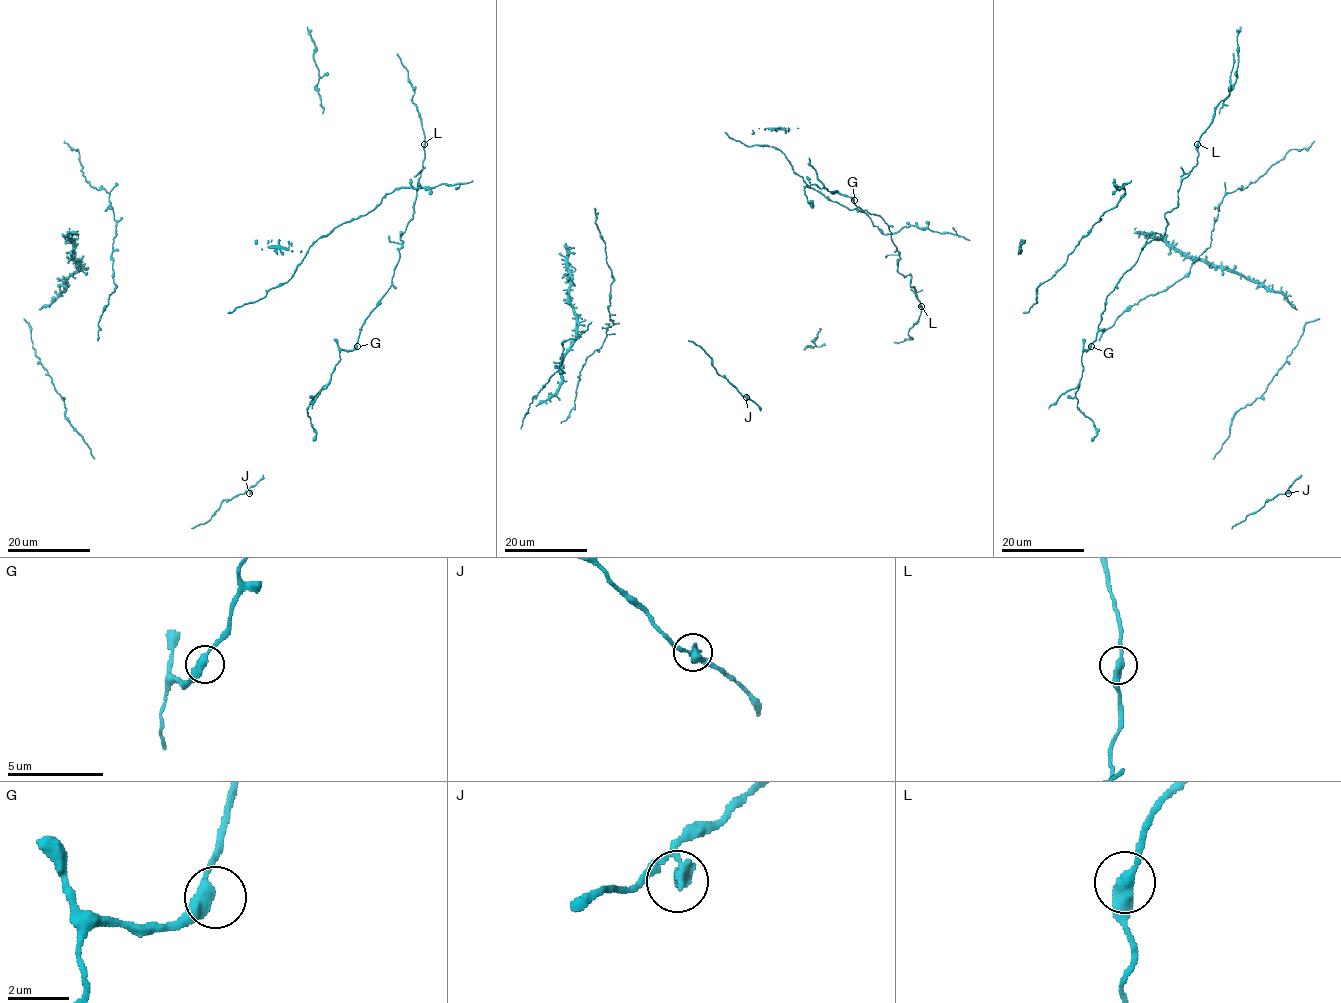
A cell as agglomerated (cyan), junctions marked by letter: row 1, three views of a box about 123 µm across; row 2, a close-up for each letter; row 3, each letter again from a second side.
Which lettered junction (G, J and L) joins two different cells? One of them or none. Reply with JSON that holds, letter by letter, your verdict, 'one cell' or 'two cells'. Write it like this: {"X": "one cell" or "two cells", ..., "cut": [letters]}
{"G": "one cell", "J": "one cell", "L": "two cells", "cut": ["L"]}

